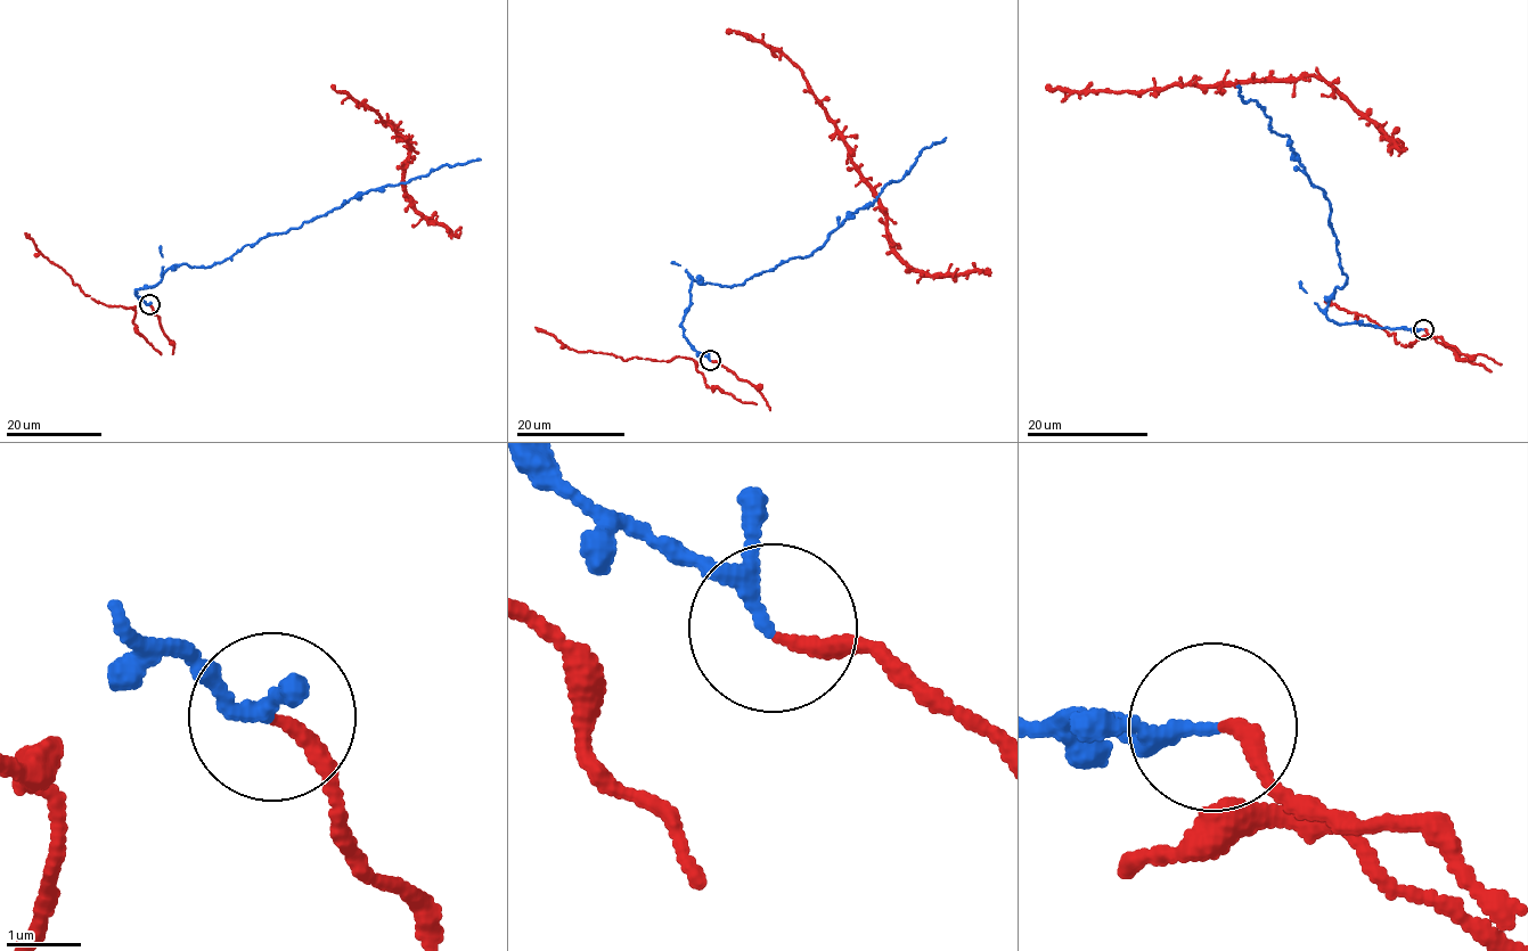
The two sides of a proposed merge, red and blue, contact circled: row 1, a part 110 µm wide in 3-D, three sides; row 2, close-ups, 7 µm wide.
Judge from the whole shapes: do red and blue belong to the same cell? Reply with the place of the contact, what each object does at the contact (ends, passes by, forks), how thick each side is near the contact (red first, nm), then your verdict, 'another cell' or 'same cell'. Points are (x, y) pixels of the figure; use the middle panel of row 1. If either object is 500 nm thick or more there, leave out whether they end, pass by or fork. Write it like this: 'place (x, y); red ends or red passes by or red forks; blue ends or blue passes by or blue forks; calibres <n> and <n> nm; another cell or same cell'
place (710, 360); red ends; blue passes by; calibres 190 and 150 nm; same cell

